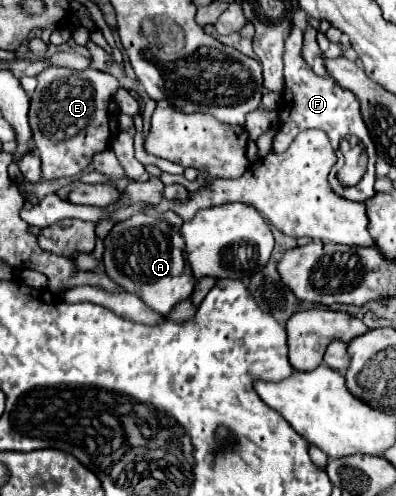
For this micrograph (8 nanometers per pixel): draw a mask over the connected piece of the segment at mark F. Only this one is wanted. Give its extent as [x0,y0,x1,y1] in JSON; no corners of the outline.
[274,27,376,201]

